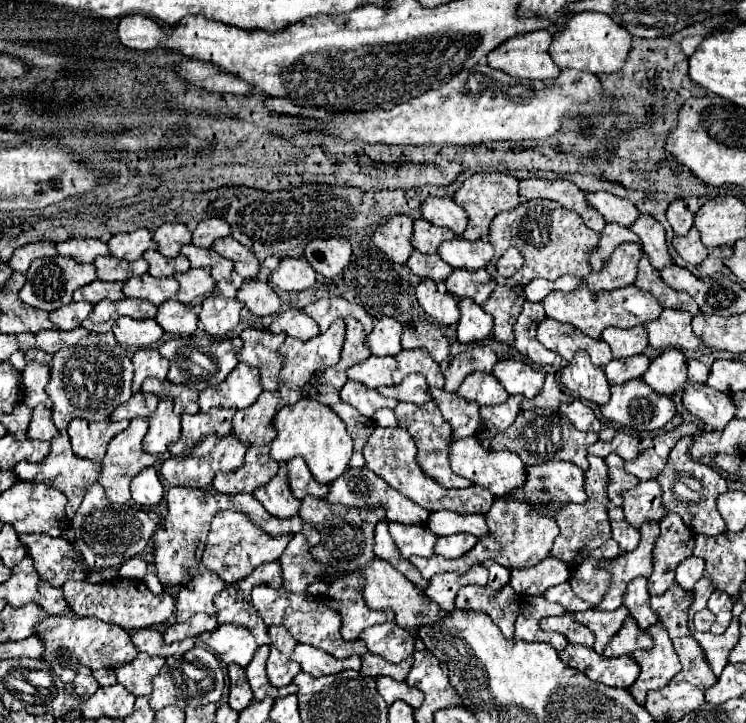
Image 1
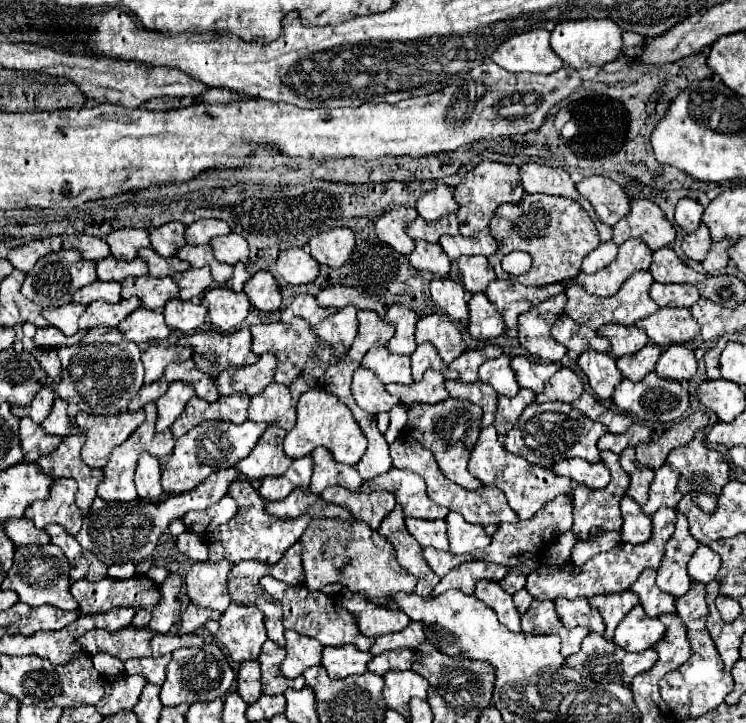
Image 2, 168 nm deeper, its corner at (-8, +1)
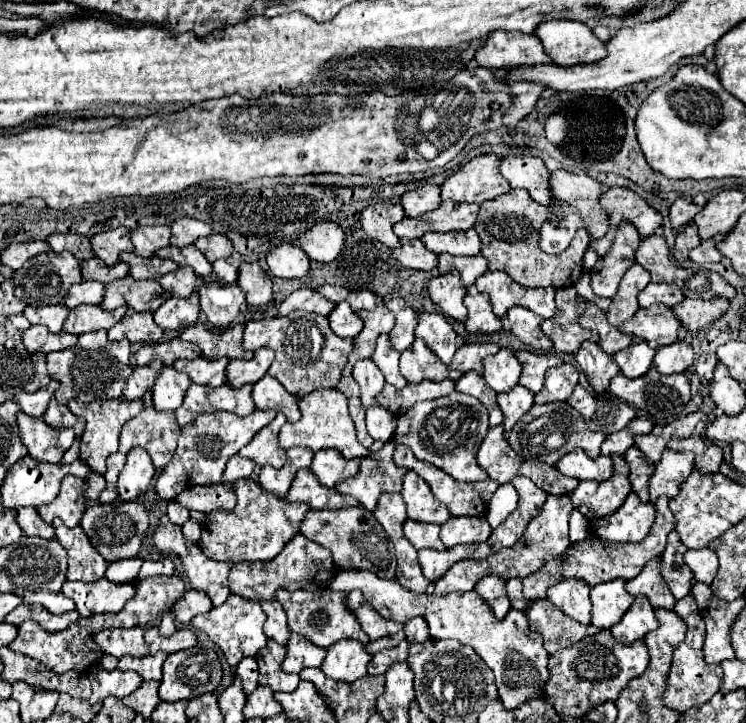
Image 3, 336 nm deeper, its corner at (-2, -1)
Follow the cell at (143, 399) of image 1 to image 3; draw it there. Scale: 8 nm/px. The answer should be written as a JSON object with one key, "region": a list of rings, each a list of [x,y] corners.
{"region":[[[150,363],[146,367],[134,365],[132,375],[126,379],[126,389],[124,389],[122,399],[126,399],[126,401],[140,399],[146,391],[150,391],[160,373],[160,367],[162,367],[162,363]]]}

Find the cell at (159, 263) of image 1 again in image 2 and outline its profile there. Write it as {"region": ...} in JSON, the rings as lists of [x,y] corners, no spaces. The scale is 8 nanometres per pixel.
{"region":[[[150,247],[148,249],[140,249],[138,257],[148,263],[152,277],[166,277],[166,275],[172,275],[172,273],[180,273],[180,271],[190,269],[188,261],[180,261],[178,257],[160,257]]]}

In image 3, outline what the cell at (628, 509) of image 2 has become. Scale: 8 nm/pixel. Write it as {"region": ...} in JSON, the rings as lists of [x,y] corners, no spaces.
{"region":[[[630,493],[614,515],[606,515],[606,519],[598,519],[598,523],[594,523],[594,535],[608,541],[636,543],[648,535],[654,519],[656,507],[652,503],[642,503],[638,495]]]}

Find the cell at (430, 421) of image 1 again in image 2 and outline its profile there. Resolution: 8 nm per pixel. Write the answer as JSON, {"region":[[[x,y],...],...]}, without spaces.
{"region":[[[446,399],[434,405],[426,405],[426,403],[416,403],[408,407],[408,423],[406,423],[406,431],[416,437],[416,441],[420,441],[420,445],[424,445],[426,449],[432,451],[432,455],[438,461],[440,471],[454,481],[456,485],[464,487],[464,489],[480,489],[482,483],[478,479],[474,479],[468,469],[466,463],[470,459],[470,451],[474,449],[474,443],[478,439],[480,427],[478,427],[478,419],[482,417],[480,407],[468,403],[468,401],[458,401],[458,399]]]}

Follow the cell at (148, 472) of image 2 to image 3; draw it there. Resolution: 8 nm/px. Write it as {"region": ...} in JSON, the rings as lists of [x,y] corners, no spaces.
{"region":[[[132,447],[126,457],[126,465],[118,477],[118,499],[120,501],[136,501],[156,475],[156,467],[146,449]]]}

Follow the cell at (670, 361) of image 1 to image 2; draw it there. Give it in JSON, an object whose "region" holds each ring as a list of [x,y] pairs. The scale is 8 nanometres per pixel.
{"region":[[[670,345],[656,363],[656,373],[670,381],[690,381],[696,373],[694,351],[684,345]]]}

